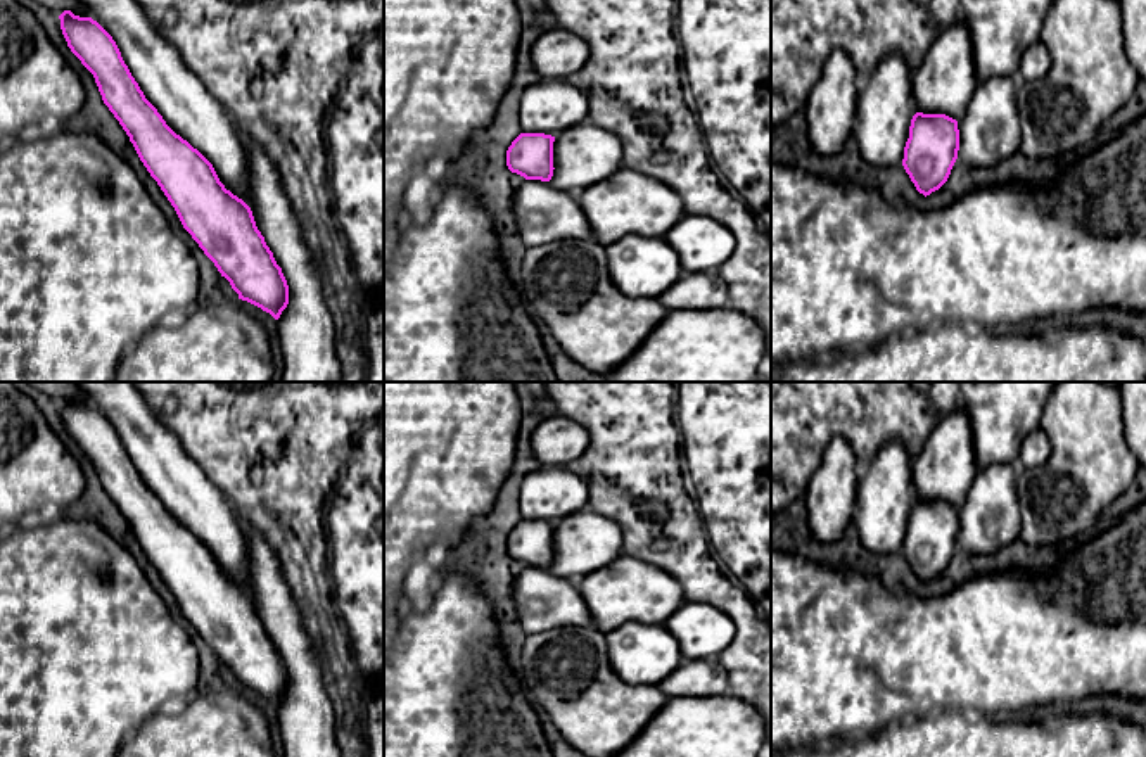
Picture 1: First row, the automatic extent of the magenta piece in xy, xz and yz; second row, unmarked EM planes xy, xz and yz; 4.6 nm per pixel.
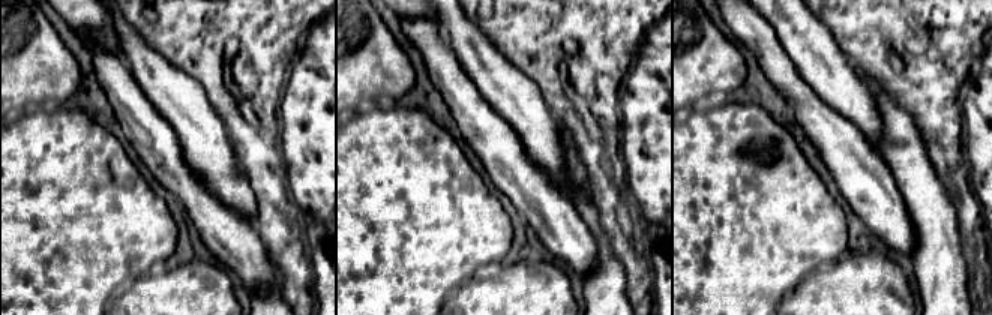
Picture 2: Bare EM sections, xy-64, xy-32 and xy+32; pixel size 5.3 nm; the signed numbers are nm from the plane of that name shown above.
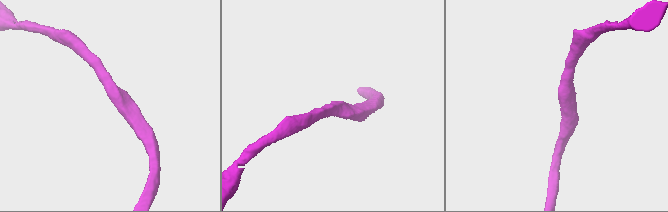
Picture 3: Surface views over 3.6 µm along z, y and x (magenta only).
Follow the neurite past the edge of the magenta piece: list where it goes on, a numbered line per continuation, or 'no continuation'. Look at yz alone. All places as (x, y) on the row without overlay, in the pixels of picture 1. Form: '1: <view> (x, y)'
no continuation

